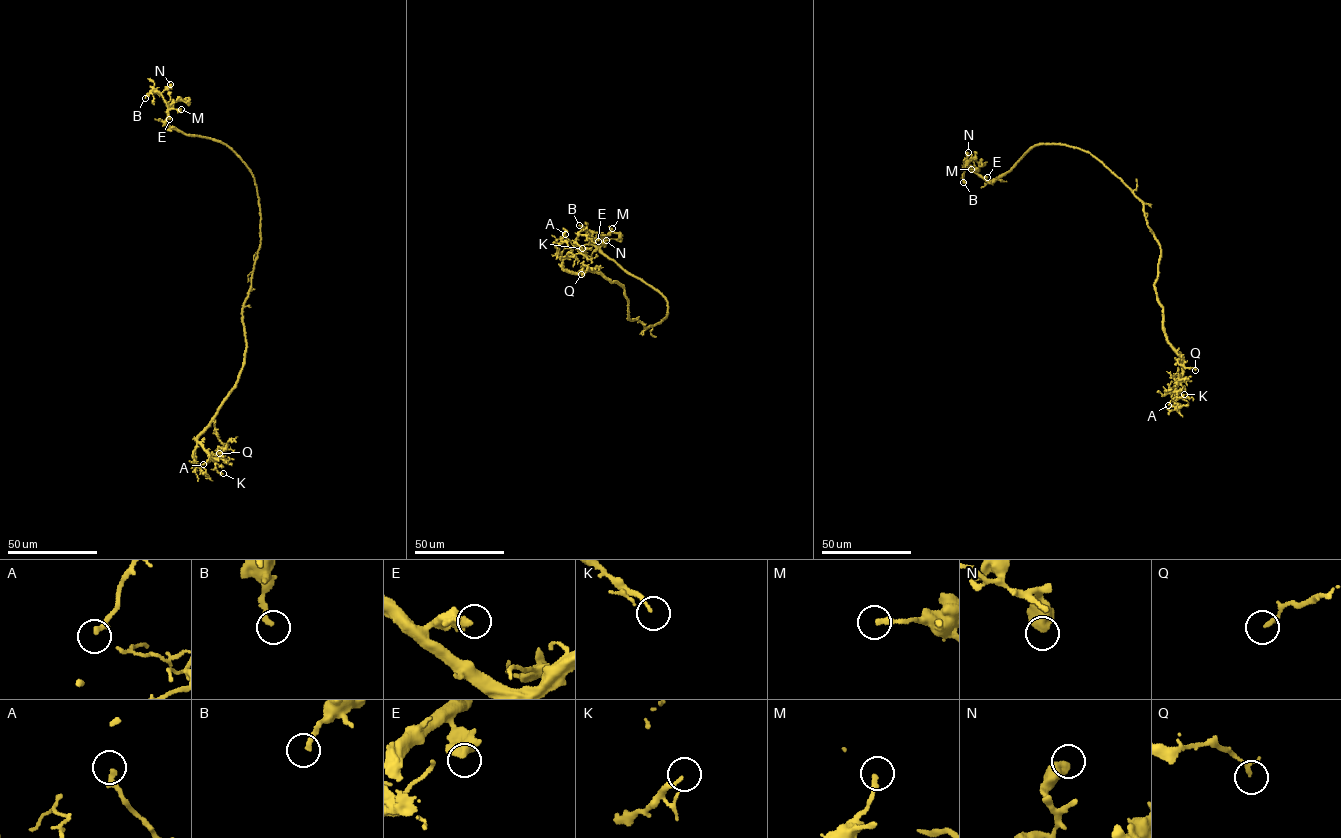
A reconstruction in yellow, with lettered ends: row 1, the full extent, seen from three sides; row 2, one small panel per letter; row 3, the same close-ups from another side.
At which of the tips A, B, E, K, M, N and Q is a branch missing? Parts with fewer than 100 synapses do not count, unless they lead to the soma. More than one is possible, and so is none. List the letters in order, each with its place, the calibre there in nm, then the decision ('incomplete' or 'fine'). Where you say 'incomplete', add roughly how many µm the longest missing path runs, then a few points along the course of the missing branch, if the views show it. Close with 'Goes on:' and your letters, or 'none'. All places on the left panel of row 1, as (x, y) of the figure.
A: place (203, 464); calibre 260 nm; fine
B: place (145, 98); calibre 190 nm; fine
E: place (169, 119); calibre 320 nm; fine
K: place (223, 473); calibre 160 nm; fine
M: place (181, 109); calibre 240 nm; fine
N: place (170, 84); calibre 600 nm; fine
Q: place (219, 453); calibre 160 nm; fine
Goes on: none

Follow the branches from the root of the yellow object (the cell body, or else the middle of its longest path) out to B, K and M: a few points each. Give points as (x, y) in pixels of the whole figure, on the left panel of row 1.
B: (254, 264), (260, 219), (253, 175), (222, 143), (166, 125), (167, 104), (160, 93), (151, 90), (145, 98)
K: (254, 264), (242, 309), (246, 352), (242, 369), (236, 386), (197, 437), (223, 473)
M: (254, 264), (260, 219), (253, 175), (222, 143), (166, 125), (169, 109), (181, 109)

